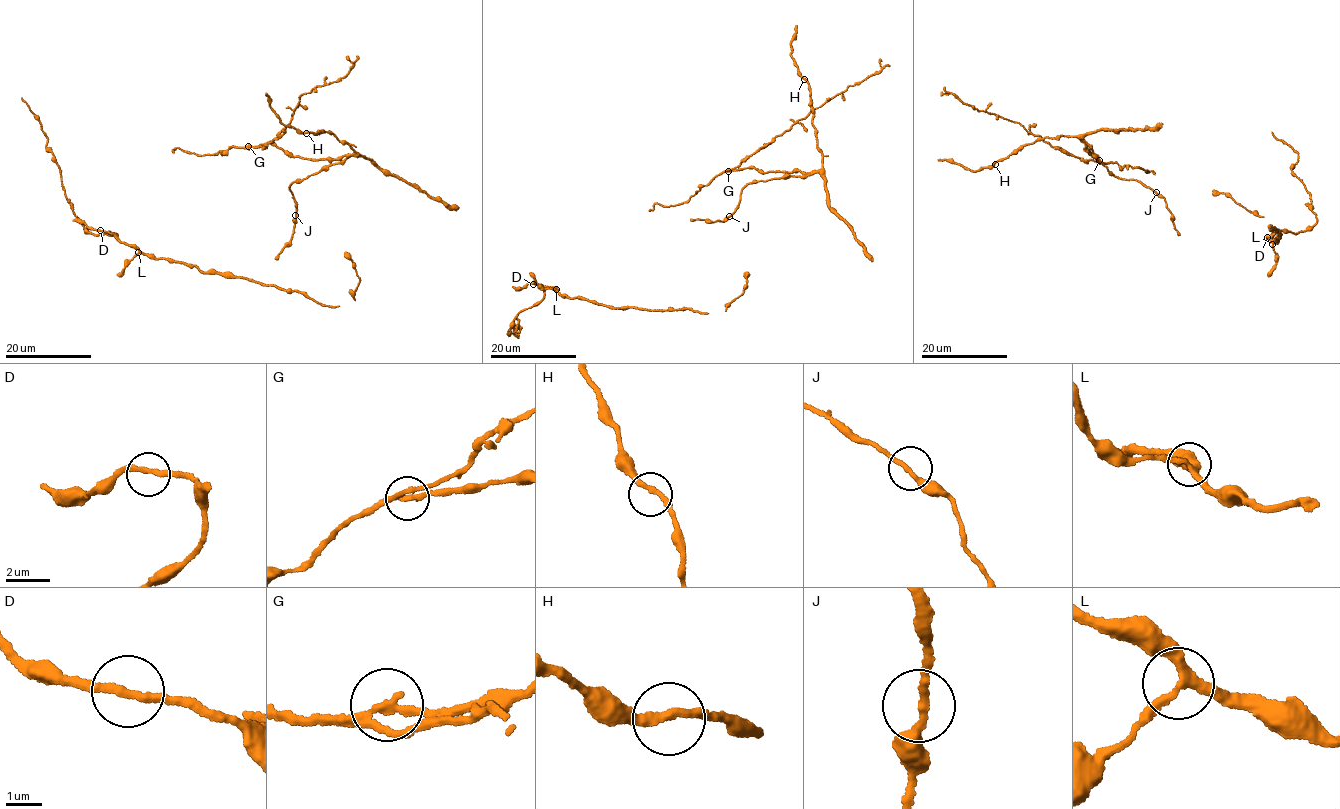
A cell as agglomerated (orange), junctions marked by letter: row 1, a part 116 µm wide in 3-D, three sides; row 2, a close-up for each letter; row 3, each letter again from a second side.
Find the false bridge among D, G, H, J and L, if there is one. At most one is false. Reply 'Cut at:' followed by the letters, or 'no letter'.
Cut at: G

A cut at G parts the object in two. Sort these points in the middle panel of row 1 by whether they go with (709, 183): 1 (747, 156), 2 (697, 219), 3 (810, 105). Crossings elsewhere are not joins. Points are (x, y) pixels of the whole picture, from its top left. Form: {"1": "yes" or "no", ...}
{"1": "yes", "2": "no", "3": "no"}

